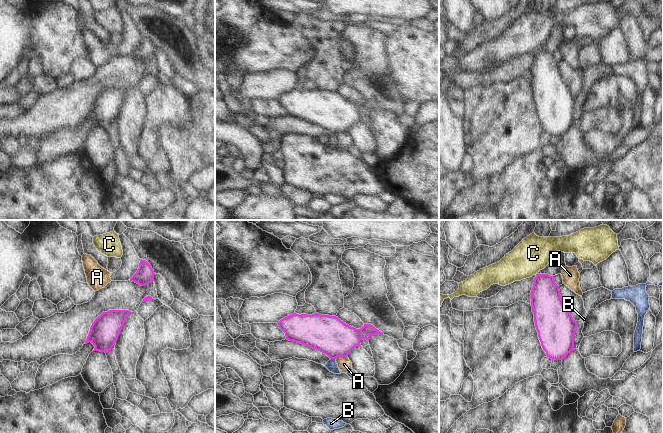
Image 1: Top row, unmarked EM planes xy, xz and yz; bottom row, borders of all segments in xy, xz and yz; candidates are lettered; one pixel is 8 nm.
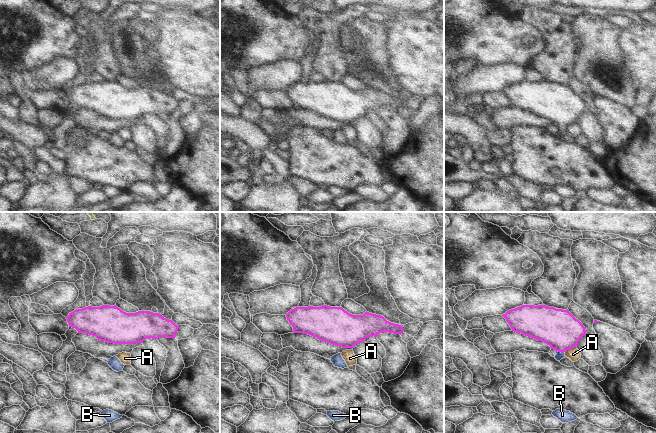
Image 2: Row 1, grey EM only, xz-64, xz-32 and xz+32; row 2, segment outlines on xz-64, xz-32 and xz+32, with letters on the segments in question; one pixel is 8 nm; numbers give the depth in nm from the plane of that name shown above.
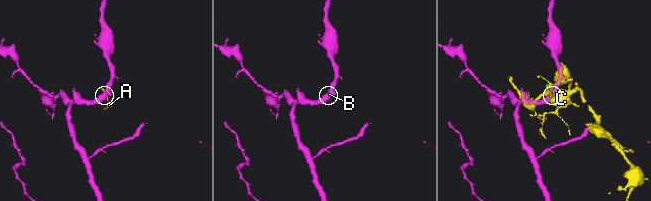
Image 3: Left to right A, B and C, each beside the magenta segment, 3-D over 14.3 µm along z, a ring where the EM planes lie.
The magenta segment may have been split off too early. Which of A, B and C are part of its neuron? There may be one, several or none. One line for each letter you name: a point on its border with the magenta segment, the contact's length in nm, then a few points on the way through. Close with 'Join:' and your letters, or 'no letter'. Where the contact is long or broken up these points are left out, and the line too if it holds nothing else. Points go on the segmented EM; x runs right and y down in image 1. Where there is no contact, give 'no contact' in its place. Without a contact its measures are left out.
B: meets magenta in xz at (333, 358); contact 40 nm long; runs through xz (328, 334), (333, 339), (333, 358), (331, 365)
Join: B

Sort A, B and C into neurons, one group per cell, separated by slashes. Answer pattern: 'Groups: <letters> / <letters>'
Groups: A C / B.

